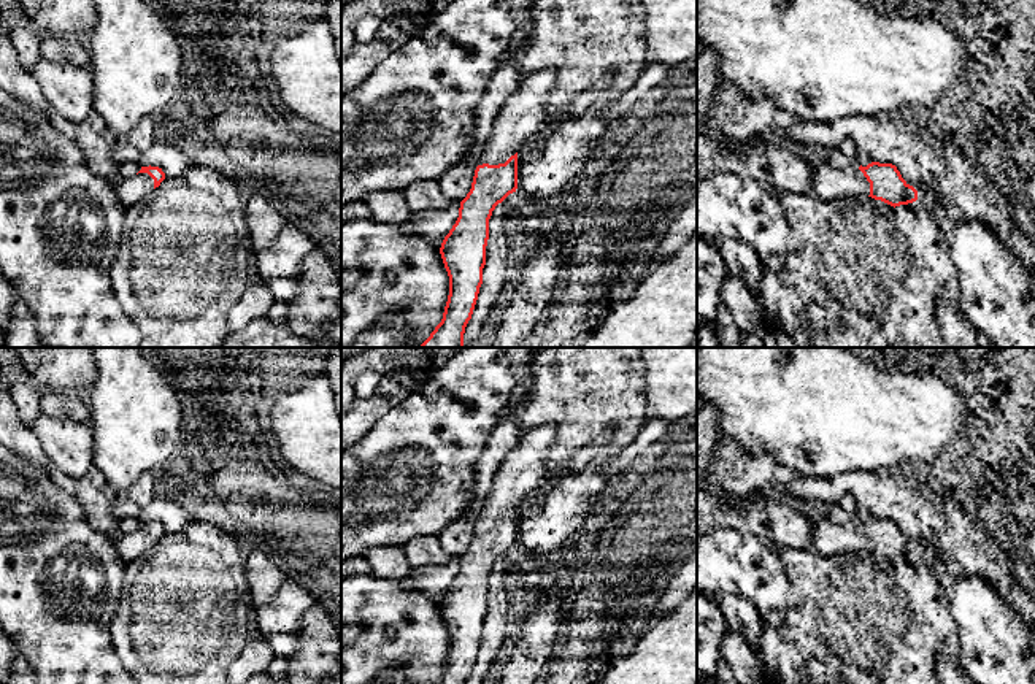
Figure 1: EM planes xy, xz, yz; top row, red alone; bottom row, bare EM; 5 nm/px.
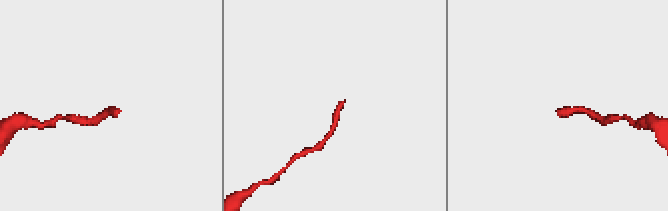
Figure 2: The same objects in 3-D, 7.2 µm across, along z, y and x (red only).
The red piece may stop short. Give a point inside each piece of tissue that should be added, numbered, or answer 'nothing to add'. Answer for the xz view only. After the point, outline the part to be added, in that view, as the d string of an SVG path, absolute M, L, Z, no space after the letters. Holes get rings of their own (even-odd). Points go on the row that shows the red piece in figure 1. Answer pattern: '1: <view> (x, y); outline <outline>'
1: xz (523, 115); outline M543 68L524 78L494 119L492 130L476 156L478 165L505 163L544 122L544 105L556 83L556 71Z

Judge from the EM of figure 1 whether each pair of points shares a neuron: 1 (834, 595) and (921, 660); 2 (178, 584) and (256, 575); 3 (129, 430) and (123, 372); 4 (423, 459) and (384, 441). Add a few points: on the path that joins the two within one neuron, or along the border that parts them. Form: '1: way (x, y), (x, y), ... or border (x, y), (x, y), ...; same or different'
1: way (856, 608), (899, 648); same
2: border (246, 548), (245, 580), (256, 607); different
3: way (129, 416), (129, 386); same
4: way (413, 459), (403, 459), (394, 449); same

